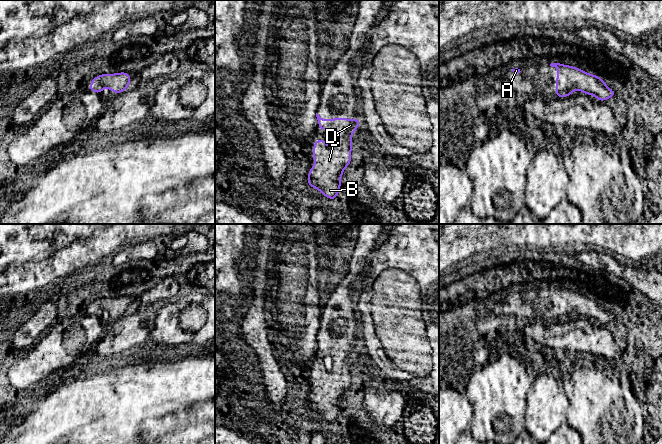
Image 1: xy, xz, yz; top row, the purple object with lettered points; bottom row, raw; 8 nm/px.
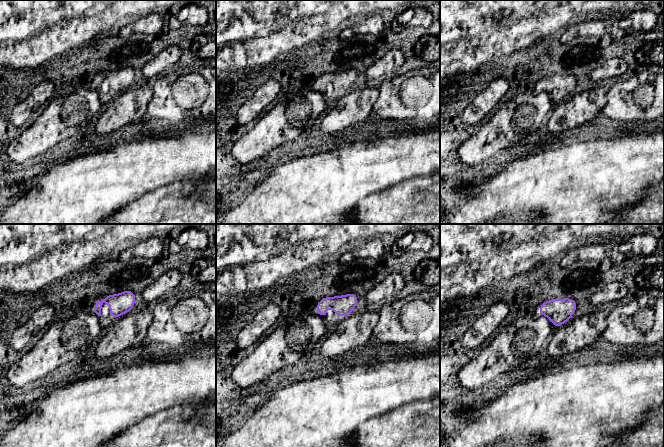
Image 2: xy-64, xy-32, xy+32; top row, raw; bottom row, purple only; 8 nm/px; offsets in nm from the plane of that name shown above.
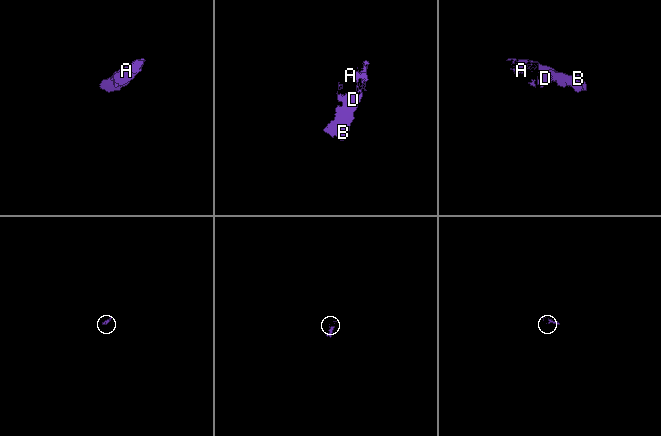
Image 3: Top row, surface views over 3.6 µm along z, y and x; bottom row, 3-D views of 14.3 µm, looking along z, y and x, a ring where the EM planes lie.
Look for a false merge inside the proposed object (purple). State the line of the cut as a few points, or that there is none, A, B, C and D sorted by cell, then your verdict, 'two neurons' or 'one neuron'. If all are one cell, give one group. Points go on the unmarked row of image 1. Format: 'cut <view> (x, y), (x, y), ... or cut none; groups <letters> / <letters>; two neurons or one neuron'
cut none; groups A B C D; one neuron

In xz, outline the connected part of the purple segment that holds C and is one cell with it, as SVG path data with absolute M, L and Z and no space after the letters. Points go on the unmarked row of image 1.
M317 337L316 341L320 354L331 355L333 368L328 371L323 362L314 366L312 381L315 390L309 393L307 408L319 414L326 422L335 424L341 413L343 394L352 388L352 366L361 343L322 343Z

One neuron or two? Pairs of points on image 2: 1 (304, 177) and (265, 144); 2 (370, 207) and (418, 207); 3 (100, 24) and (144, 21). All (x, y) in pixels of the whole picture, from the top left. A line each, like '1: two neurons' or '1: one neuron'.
1: two neurons
2: one neuron
3: two neurons

